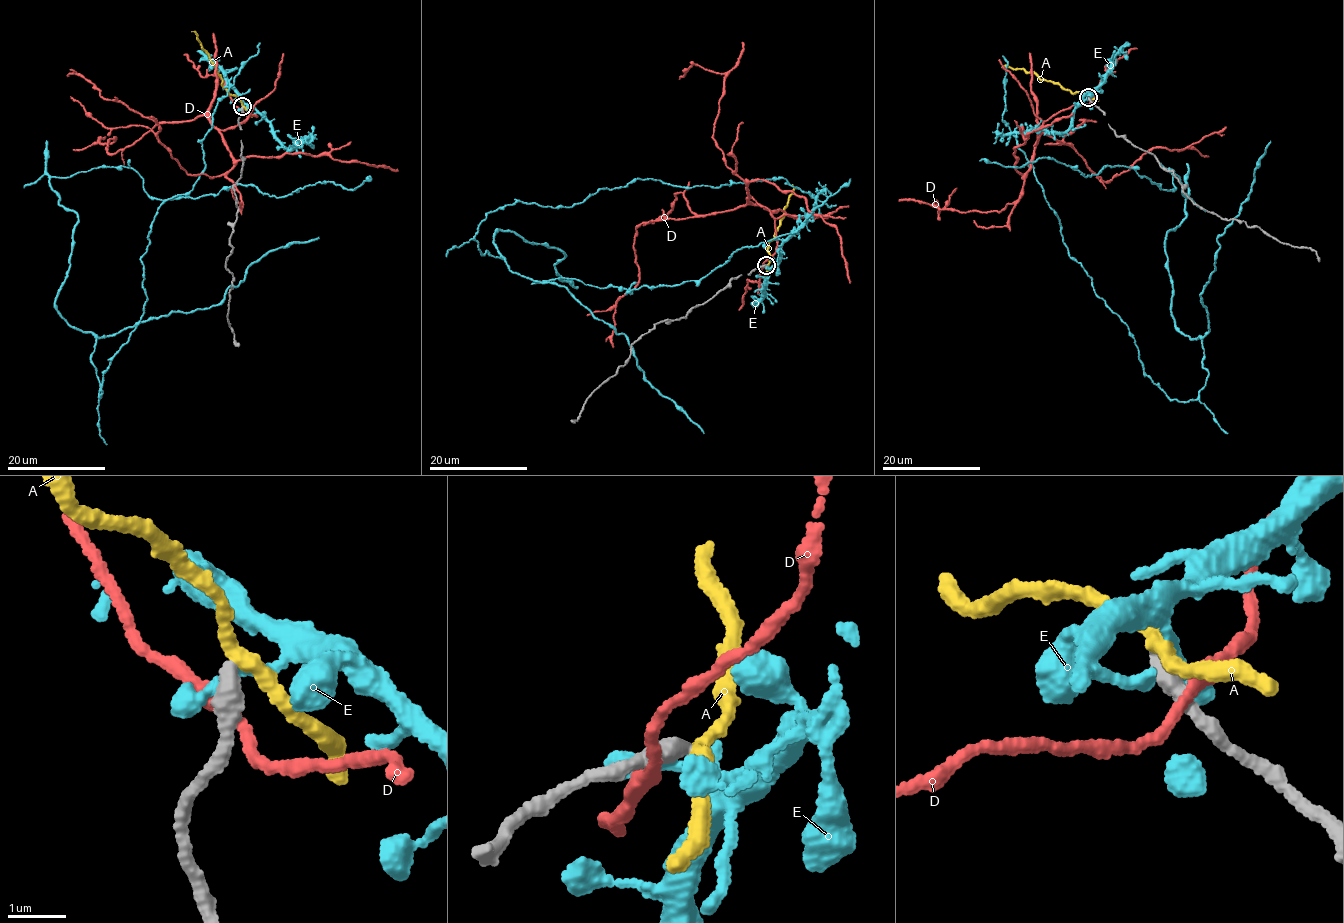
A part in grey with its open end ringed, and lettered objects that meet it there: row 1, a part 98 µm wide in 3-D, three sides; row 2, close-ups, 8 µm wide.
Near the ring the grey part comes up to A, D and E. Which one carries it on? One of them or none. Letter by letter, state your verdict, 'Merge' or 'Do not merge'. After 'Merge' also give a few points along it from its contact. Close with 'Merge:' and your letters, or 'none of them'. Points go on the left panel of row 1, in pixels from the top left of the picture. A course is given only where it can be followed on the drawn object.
A: Do not merge
D: Do not merge
E: Do not merge
Merge: none of them

